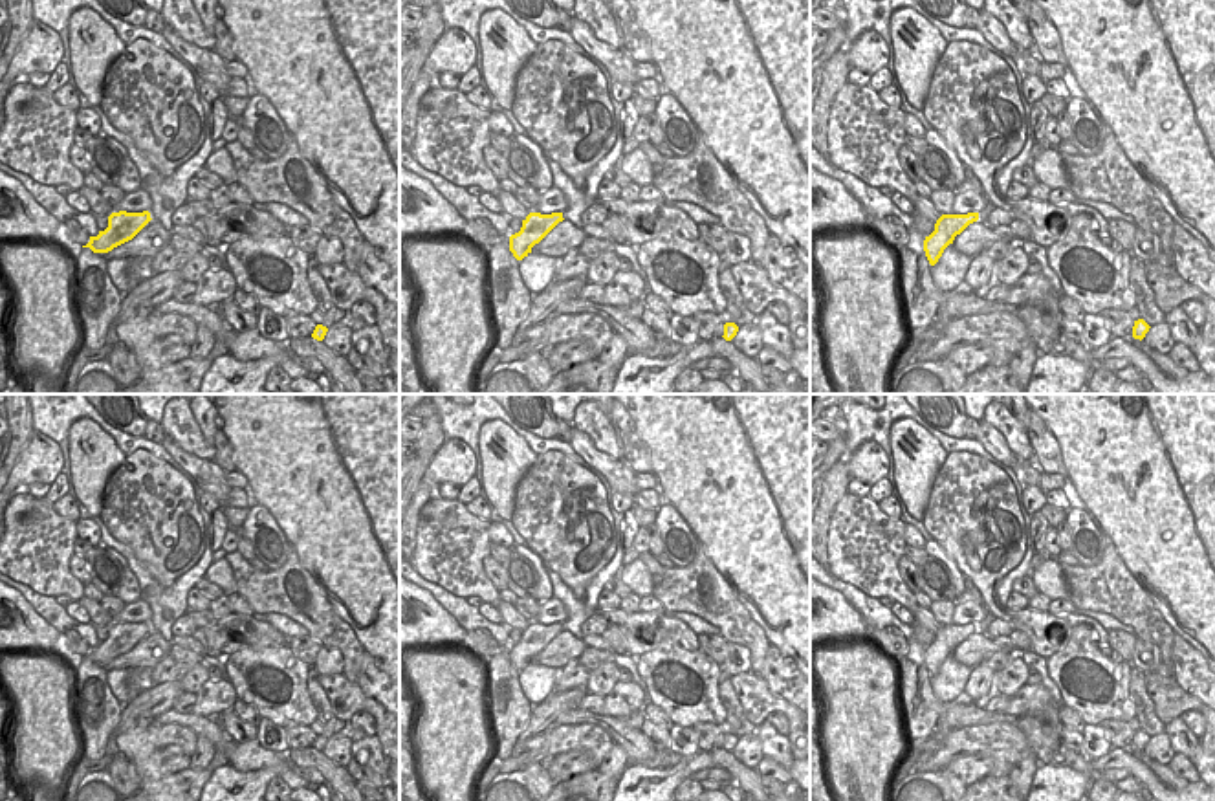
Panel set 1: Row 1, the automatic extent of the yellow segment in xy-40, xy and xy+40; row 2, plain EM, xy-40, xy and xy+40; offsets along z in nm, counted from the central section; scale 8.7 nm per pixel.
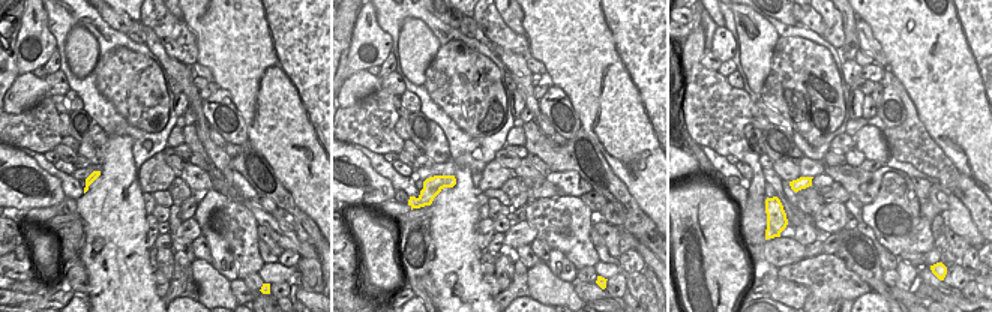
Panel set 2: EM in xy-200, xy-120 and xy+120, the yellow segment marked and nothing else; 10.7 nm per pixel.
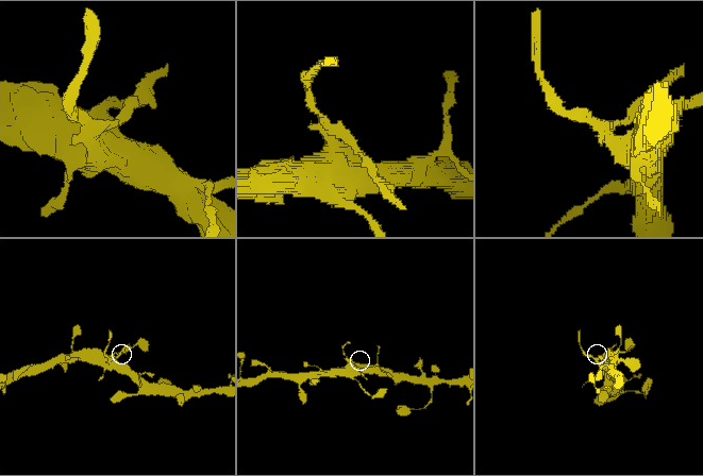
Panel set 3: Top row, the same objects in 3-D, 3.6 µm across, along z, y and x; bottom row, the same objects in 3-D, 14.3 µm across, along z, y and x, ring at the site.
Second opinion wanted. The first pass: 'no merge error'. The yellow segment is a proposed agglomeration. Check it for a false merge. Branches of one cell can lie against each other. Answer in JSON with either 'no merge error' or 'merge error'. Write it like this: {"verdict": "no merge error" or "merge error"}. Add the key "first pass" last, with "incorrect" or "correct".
{"verdict": "merge error", "first pass": "incorrect"}

